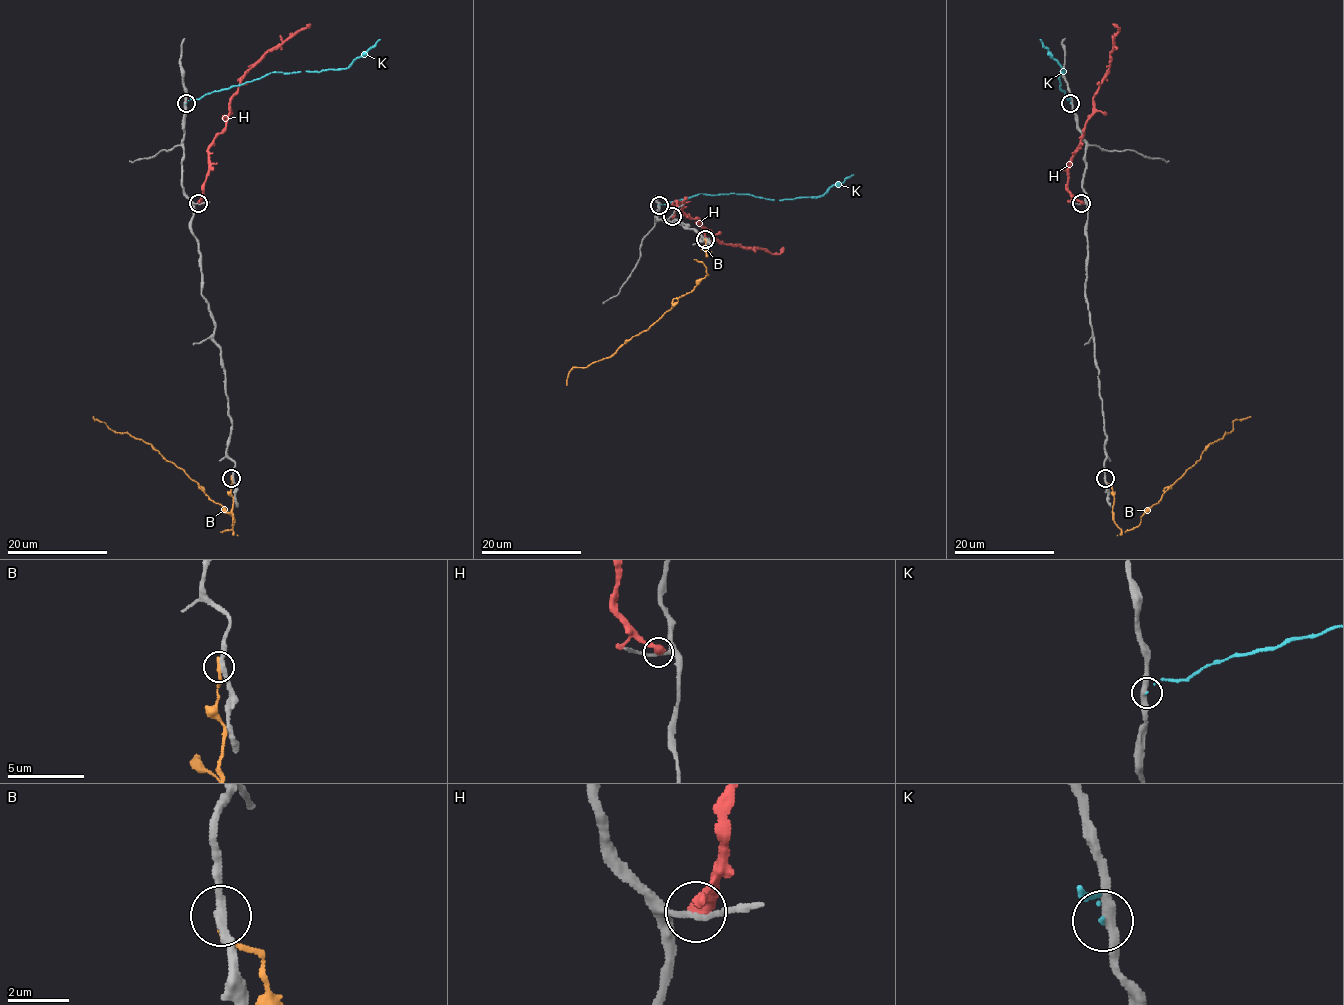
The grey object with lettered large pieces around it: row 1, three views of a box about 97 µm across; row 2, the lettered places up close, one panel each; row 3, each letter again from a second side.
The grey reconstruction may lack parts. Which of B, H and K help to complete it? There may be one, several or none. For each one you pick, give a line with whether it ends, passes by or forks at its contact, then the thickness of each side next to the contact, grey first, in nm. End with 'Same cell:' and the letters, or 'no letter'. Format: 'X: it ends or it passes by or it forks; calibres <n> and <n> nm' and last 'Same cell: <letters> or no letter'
Same cell: no letter

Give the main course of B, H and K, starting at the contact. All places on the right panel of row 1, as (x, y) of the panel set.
B: (1105, 479), (1112, 486), (1112, 520), (1122, 530), (1136, 528), (1210, 444), (1233, 430), (1233, 422), (1250, 416)
H: (1081, 203), (1067, 188), (1069, 160), (1092, 112), (1093, 97), (1107, 72), (1113, 37), (1118, 32), (1112, 23)
K: (1071, 104), (1059, 88), (1059, 72), (1066, 71), (1041, 40)

